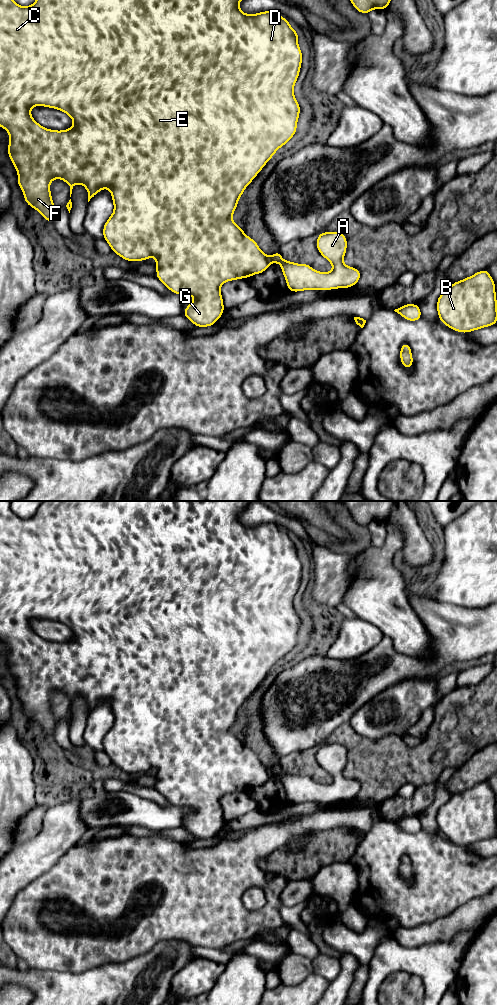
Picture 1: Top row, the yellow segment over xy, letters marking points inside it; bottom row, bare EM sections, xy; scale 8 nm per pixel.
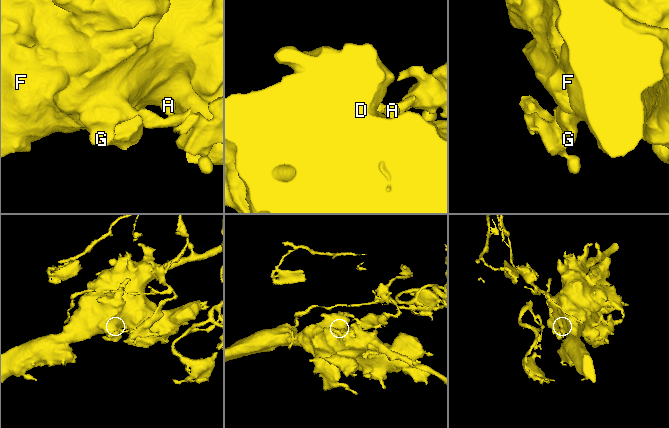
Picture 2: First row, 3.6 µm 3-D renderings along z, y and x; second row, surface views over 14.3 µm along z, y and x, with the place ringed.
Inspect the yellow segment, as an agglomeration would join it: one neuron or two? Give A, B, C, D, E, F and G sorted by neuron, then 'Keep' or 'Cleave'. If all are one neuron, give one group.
Groups: A B / C D E F G. Cleave

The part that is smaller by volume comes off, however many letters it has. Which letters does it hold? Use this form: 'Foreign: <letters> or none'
Foreign: A, B

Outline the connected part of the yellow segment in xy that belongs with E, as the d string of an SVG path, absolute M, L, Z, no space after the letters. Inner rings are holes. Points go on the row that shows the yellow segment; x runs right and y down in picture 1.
M0 0L0 127L3 127L3 128L4 128L4 129L5 129L5 130L6 130L6 131L7 131L7 132L8 132L8 133L9 133L9 137L10 137L10 140L9 140L9 143L8 143L8 156L9 156L9 158L10 158L10 160L11 160L11 162L12 162L12 163L13 163L13 165L14 165L14 166L15 166L15 169L16 169L16 171L17 171L17 173L18 173L18 180L17 180L17 183L18 183L18 186L19 186L19 187L20 187L20 188L21 188L21 190L22 190L22 191L23 191L23 196L24 196L24 200L25 200L25 202L26 202L26 203L27 203L27 204L28 204L28 205L29 205L29 206L30 206L30 207L32 207L32 208L33 208L33 209L35 209L35 210L37 210L37 211L39 211L39 212L40 212L40 213L41 213L41 214L42 214L42 216L43 216L43 218L44 218L44 220L45 220L45 221L49 221L49 222L51 222L51 223L54 223L54 219L55 219L55 216L56 216L56 207L55 207L55 205L54 205L54 203L53 203L53 201L52 201L52 194L51 194L51 192L50 192L50 182L51 182L51 181L52 181L52 180L53 180L53 179L62 179L62 180L64 180L64 181L65 181L65 182L66 182L66 183L67 183L67 184L68 184L68 186L69 186L69 187L70 187L70 197L71 197L71 194L72 194L72 189L73 189L73 187L74 187L74 186L75 186L75 185L76 185L76 184L77 184L77 183L81 183L81 184L82 184L82 185L83 185L83 186L84 186L84 187L85 187L85 188L86 188L86 189L87 189L87 191L88 191L88 202L89 202L89 201L90 201L90 199L91 199L91 198L92 198L92 197L94 197L94 196L95 196L95 195L96 195L96 194L97 194L97 193L98 193L98 192L99 192L99 191L101 191L101 190L102 190L102 189L105 189L105 188L108 188L108 189L109 189L109 190L110 190L110 191L111 191L111 196L112 196L112 201L113 201L113 204L114 204L114 211L113 211L113 214L112 214L112 215L111 215L111 216L110 216L110 217L109 217L109 218L108 218L108 220L107 220L107 221L106 221L106 223L105 223L105 224L104 224L104 226L103 226L103 238L104 238L104 239L105 239L105 240L106 240L106 242L107 242L107 243L108 243L108 244L109 244L109 246L110 246L110 247L111 247L111 250L112 250L112 252L114 252L114 253L116 253L116 254L117 254L117 255L118 255L118 256L120 256L120 257L121 257L121 258L123 258L123 259L124 259L124 260L126 260L126 261L132 261L132 262L135 262L135 261L145 261L145 260L146 260L146 259L148 259L148 258L150 258L150 257L153 257L153 256L154 256L154 257L155 257L155 258L156 258L156 263L155 263L155 265L156 265L156 266L157 266L157 270L156 270L156 277L157 277L157 278L158 278L158 279L159 279L159 280L160 280L160 281L161 281L161 282L162 282L162 283L163 283L163 284L164 284L164 285L165 285L165 286L166 286L166 287L167 287L167 288L168 288L168 289L169 289L169 290L170 290L170 291L171 291L171 292L172 292L172 293L175 293L175 294L179 294L179 295L191 295L191 296L192 296L192 297L194 297L194 298L195 298L195 301L194 301L194 302L192 302L192 303L190 303L190 304L189 304L189 305L188 305L188 306L187 306L187 307L186 307L186 308L185 308L185 310L184 310L184 312L183 312L183 314L182 314L182 315L183 315L183 316L185 316L185 317L186 317L186 318L187 318L187 319L189 319L189 320L190 320L190 321L191 321L191 322L192 322L192 323L193 323L193 324L194 324L194 325L195 325L195 326L196 326L196 327L210 327L210 326L212 326L212 325L214 325L214 324L216 324L216 322L217 322L217 320L218 320L218 319L219 319L219 318L220 318L220 317L221 317L221 316L222 316L222 314L223 314L223 313L224 313L224 304L223 304L223 297L222 297L222 294L221 294L221 292L220 292L220 286L221 286L221 285L222 285L222 284L224 284L224 283L225 283L225 282L227 282L227 281L232 281L232 280L237 280L237 279L243 279L243 278L248 278L248 277L251 277L251 276L252 276L252 275L255 275L255 274L260 274L260 273L263 273L263 272L264 272L264 271L266 271L266 270L267 270L267 269L268 269L268 267L269 267L269 265L270 265L270 264L271 264L271 263L272 263L272 259L271 259L271 257L269 257L269 256L268 256L268 255L266 255L266 254L264 254L264 253L263 253L263 252L262 252L262 250L261 250L261 249L260 249L260 248L259 248L259 246L258 246L258 244L257 244L257 242L256 242L256 241L255 241L255 240L253 240L253 239L252 239L252 238L250 238L250 237L248 237L248 236L247 236L247 235L246 235L246 234L245 234L245 233L244 233L244 231L243 231L243 230L242 230L242 229L241 229L241 228L240 228L240 226L239 226L239 225L238 225L238 224L237 224L237 223L235 223L235 222L233 222L233 221L232 221L232 215L233 215L233 213L234 213L234 212L235 212L235 210L236 210L236 208L237 208L237 204L238 204L238 199L239 199L239 198L240 198L240 197L241 197L241 196L242 196L242 195L243 195L243 192L244 192L244 190L245 190L245 189L246 189L246 187L247 187L247 186L248 186L248 185L249 185L249 184L250 184L250 183L251 183L251 182L252 182L252 181L253 181L253 179L254 179L254 178L255 178L255 177L256 177L256 176L257 176L257 175L258 175L258 173L259 173L259 172L260 172L260 171L261 171L261 170L262 170L262 169L263 169L263 168L264 168L264 166L265 166L265 164L266 164L266 163L267 163L267 162L268 162L268 161L269 161L269 160L270 160L270 159L271 159L271 158L272 158L272 157L273 157L273 156L274 156L274 154L275 154L275 152L276 152L276 151L277 151L277 150L278 150L278 149L279 149L279 148L281 148L281 147L282 147L282 146L284 146L284 145L285 145L285 144L286 144L286 143L287 143L287 142L288 142L288 141L289 141L289 140L290 140L290 139L291 139L291 138L292 138L292 137L293 137L293 136L294 136L294 135L295 135L295 133L296 133L296 130L297 130L297 122L298 122L298 118L299 118L299 114L300 114L300 111L301 111L301 108L300 108L300 106L299 106L299 104L298 104L298 102L297 102L297 100L296 100L296 98L295 98L295 96L294 96L294 93L293 93L293 89L294 89L294 85L295 85L295 83L296 83L296 81L297 81L297 79L298 79L298 77L299 77L299 73L300 73L300 69L301 69L301 64L302 64L302 51L301 51L301 49L300 49L300 47L299 47L299 45L298 45L298 42L297 42L297 40L298 40L298 37L299 37L299 33L298 33L298 32L296 32L296 31L295 31L295 30L293 30L293 29L292 29L292 27L291 27L291 26L290 26L290 24L289 24L289 20L288 20L288 19L286 19L286 18L284 18L284 17L281 17L281 16L279 16L279 15L278 15L278 14L277 14L277 12L275 12L275 11L263 11L263 12L259 12L259 13L257 13L257 14L252 14L252 15L250 15L250 14L245 14L245 13L244 13L244 12L242 12L242 11L241 11L241 10L240 10L240 8L239 8L239 3L240 3L240 1L241 1L241 0L36 0L36 1L35 1L35 2L34 2L34 3L33 3L33 4L32 4L32 5L30 5L30 6L28 6L28 7L22 7L22 6L20 6L20 5L18 5L18 4L17 4L17 3L16 3L16 2L15 2L15 1L14 1L14 0ZM34 106L44 106L44 107L49 107L49 108L54 108L54 109L58 109L58 110L60 110L60 111L63 111L63 112L64 112L64 113L66 113L66 114L68 114L68 115L69 115L69 116L70 116L70 117L71 117L71 119L72 119L72 120L73 120L73 123L74 123L74 126L73 126L73 127L72 127L72 128L69 128L69 129L66 129L66 130L62 130L62 131L57 131L57 130L52 130L52 129L46 129L46 128L44 128L44 127L43 127L43 126L41 126L41 125L40 125L40 124L39 124L39 123L37 123L37 122L36 122L36 121L35 121L35 120L34 120L34 119L33 119L33 117L32 117L32 116L31 116L31 113L30 113L30 110L31 110L31 108L32 108L32 107L34 107Z

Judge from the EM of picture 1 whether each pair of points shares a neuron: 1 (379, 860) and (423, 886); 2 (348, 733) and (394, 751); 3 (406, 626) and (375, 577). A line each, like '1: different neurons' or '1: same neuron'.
1: same neuron
2: same neuron
3: same neuron

